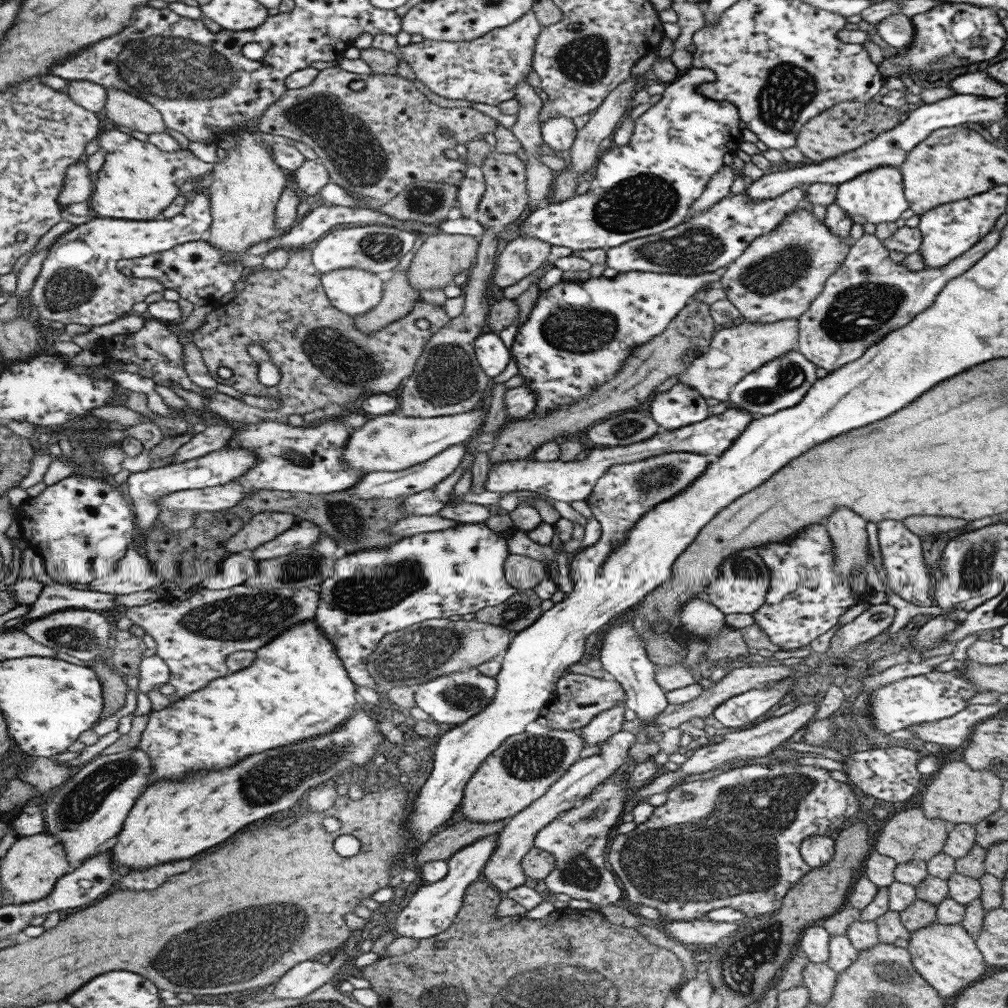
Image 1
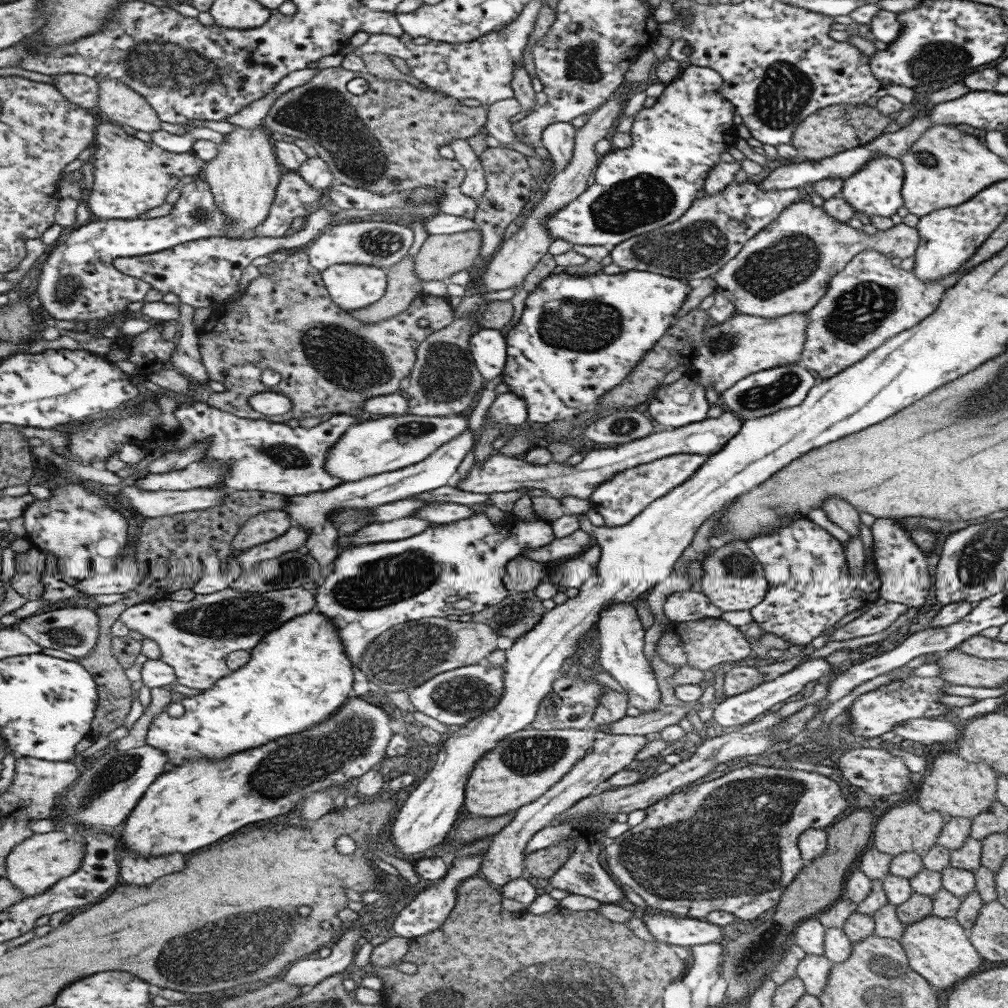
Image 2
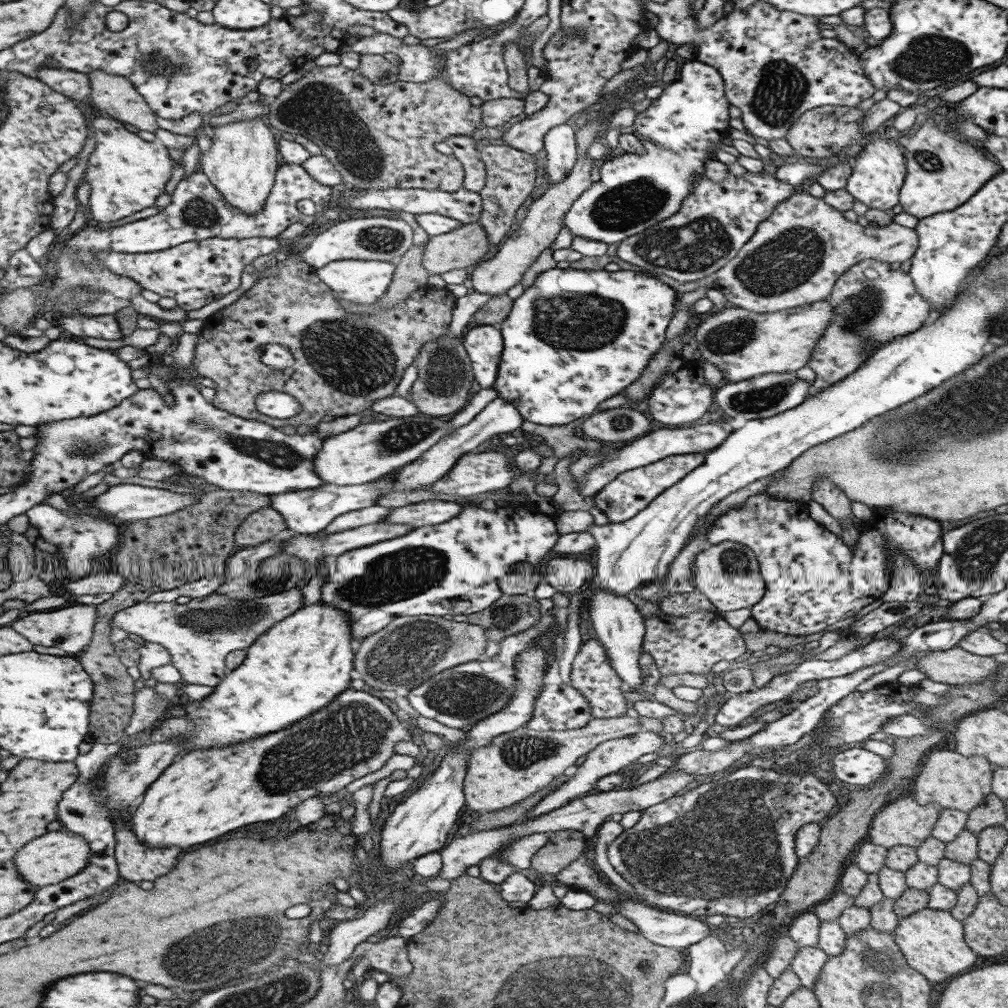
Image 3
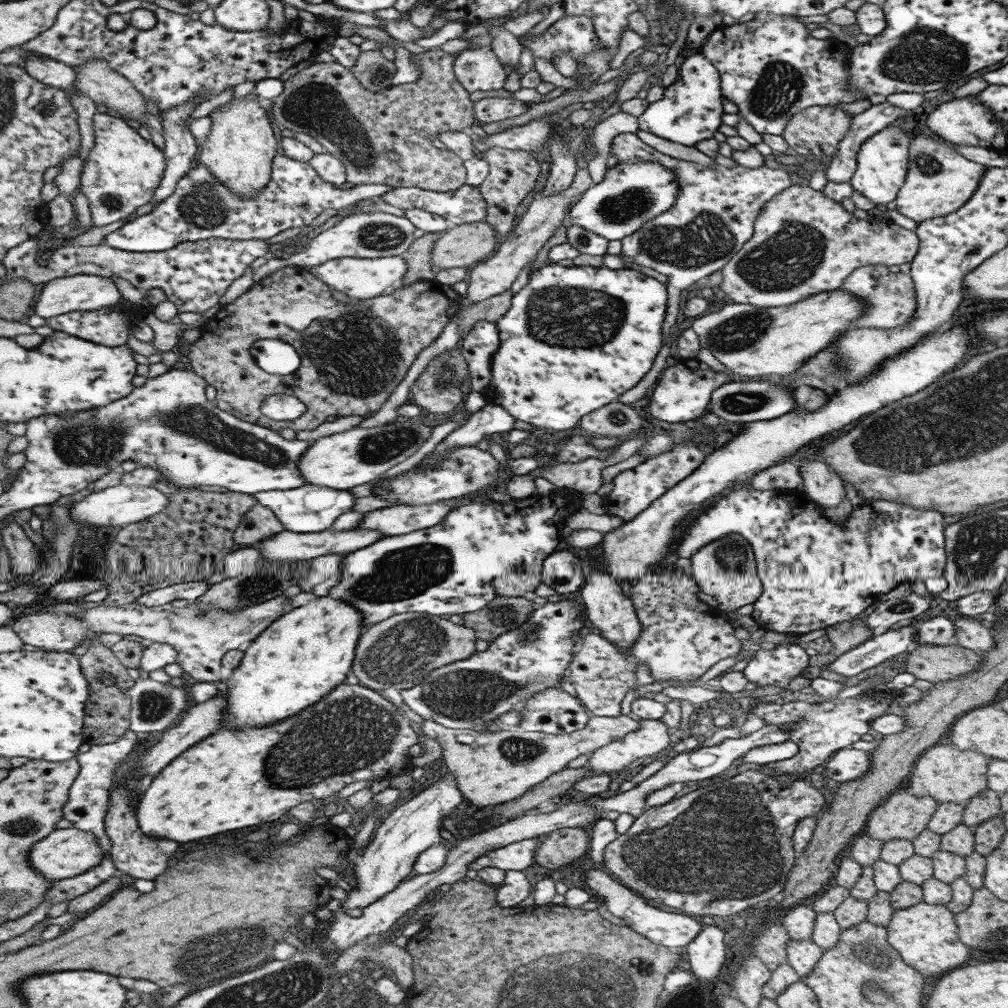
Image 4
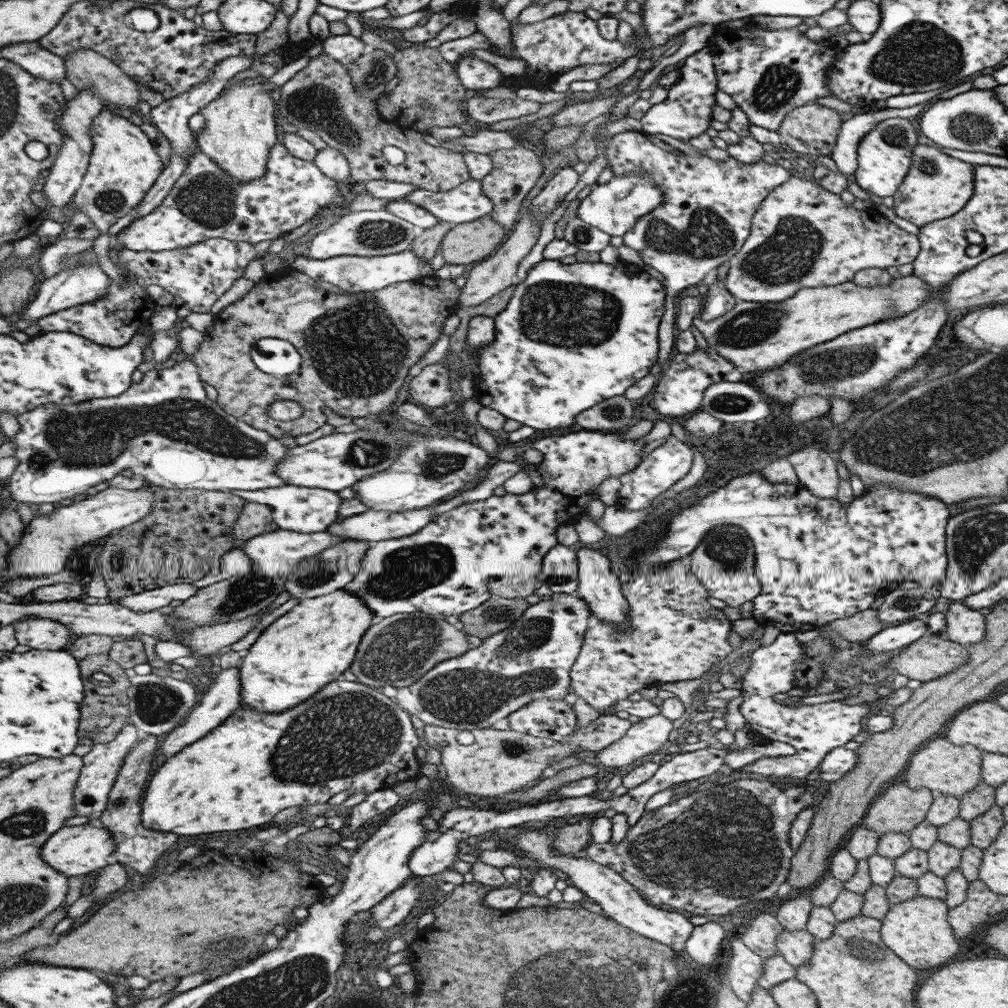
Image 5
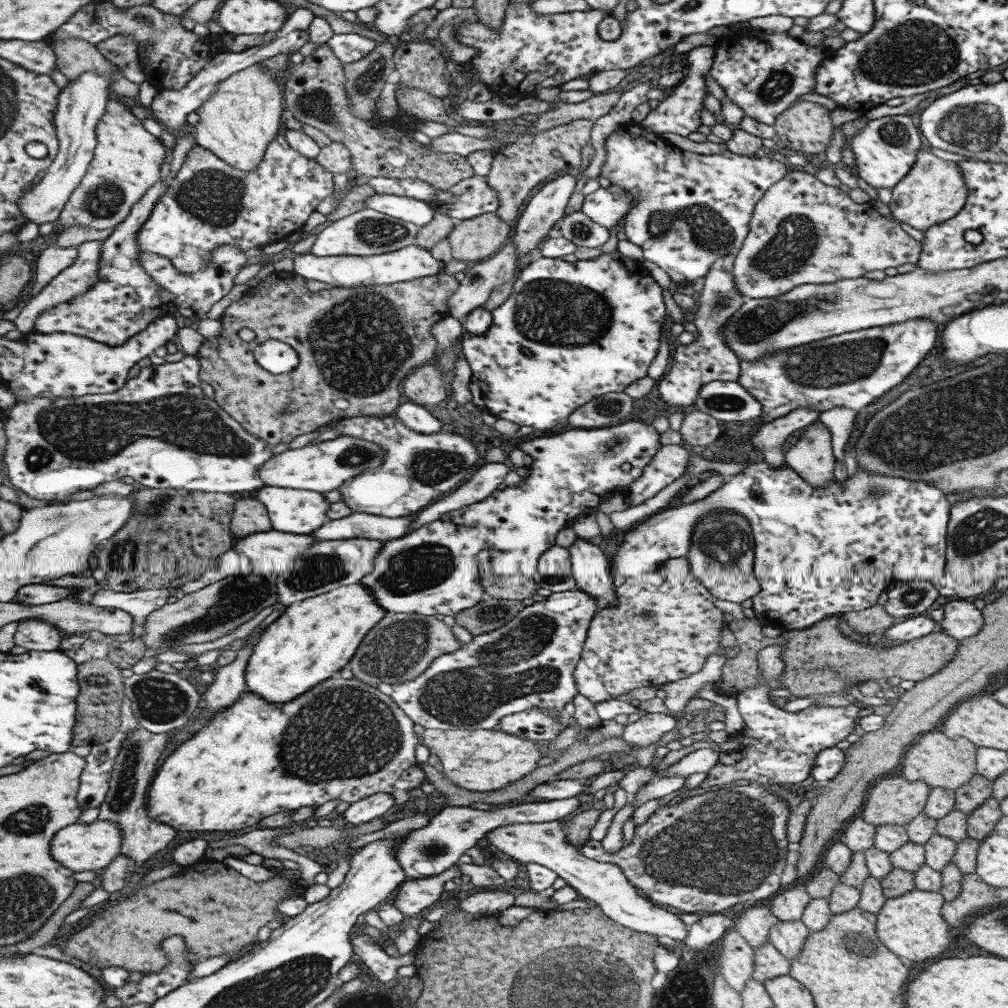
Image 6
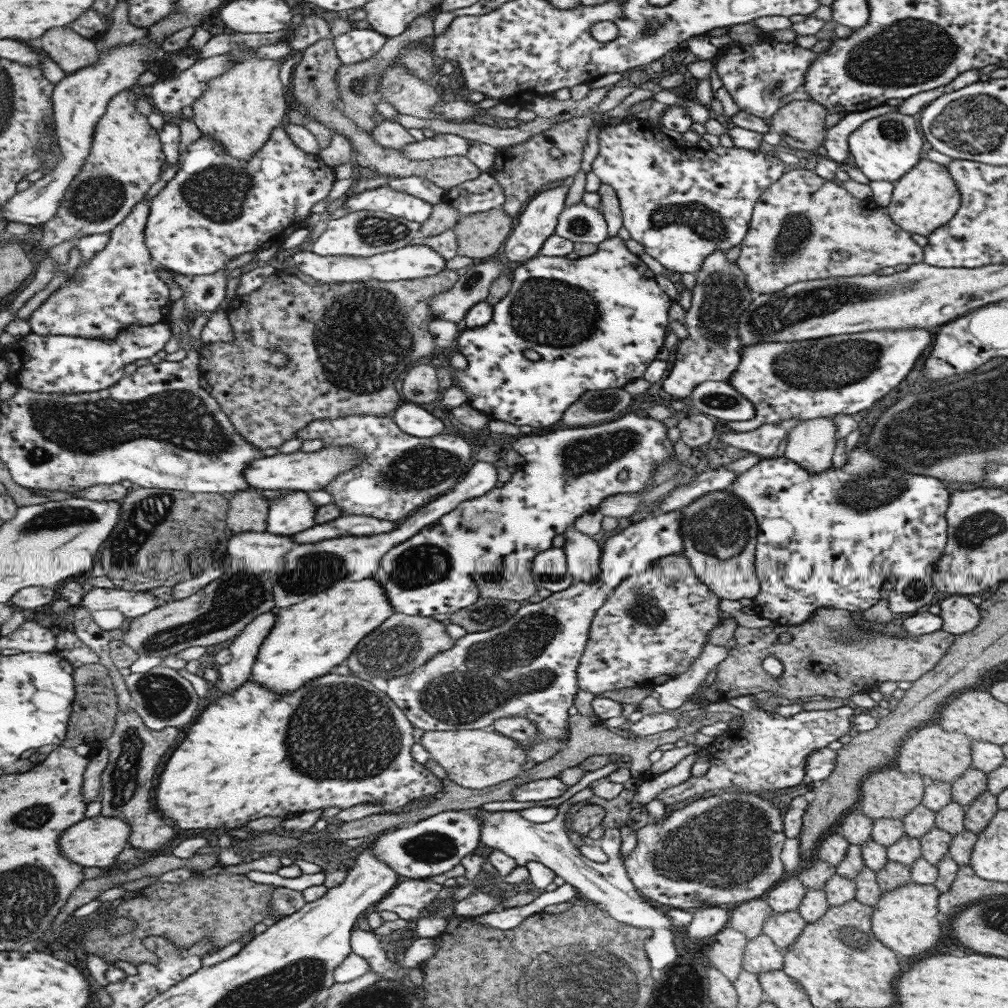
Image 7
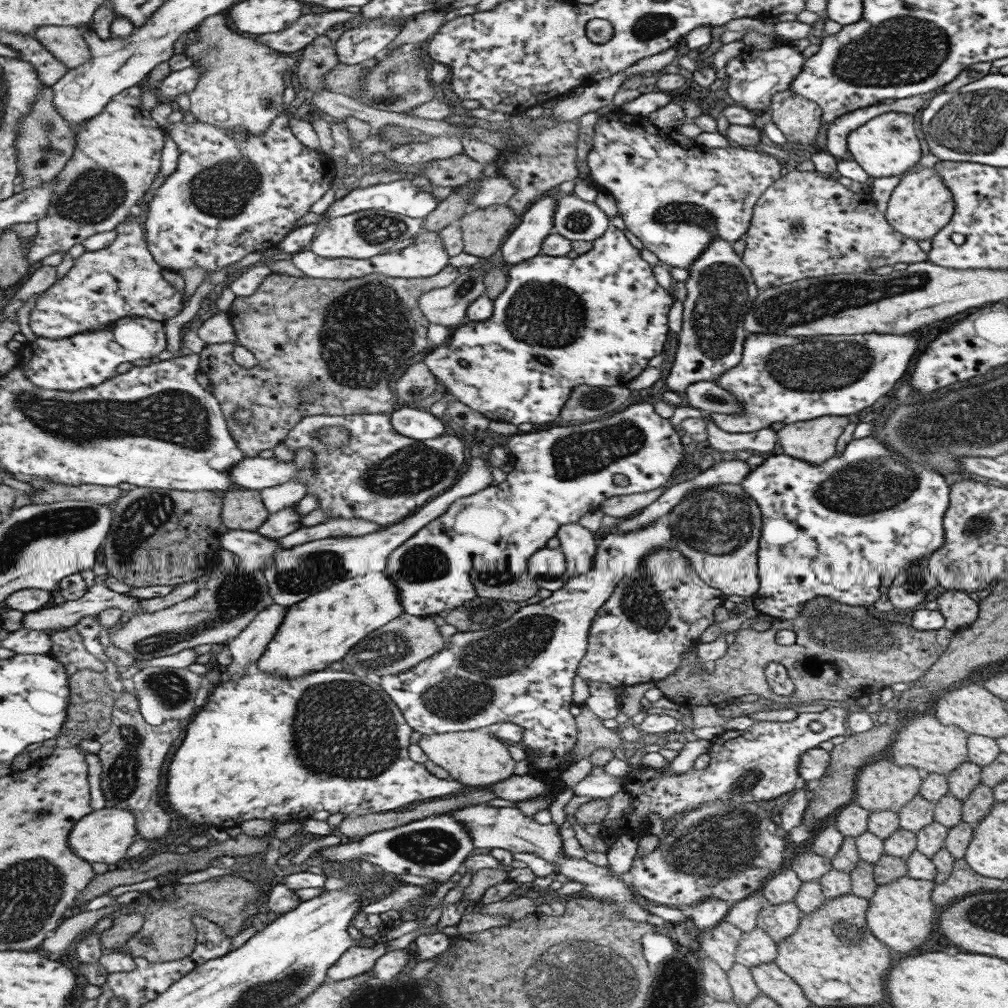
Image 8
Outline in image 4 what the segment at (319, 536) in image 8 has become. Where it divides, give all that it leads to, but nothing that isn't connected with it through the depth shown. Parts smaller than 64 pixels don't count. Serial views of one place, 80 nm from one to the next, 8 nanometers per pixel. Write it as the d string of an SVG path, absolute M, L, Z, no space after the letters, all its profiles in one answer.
M443 501L415 506L395 504L368 512L360 528L381 531L385 537L400 536L441 523L451 509Z

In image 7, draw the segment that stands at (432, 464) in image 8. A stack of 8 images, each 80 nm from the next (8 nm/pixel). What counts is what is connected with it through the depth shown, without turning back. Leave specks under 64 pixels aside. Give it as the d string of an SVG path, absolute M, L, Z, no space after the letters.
M353 415L350 417L339 417L339 418L318 418L313 422L310 422L310 425L307 425L305 428L298 430L296 434L298 438L301 440L323 440L325 443L325 447L331 446L354 446L359 453L362 452L364 454L364 459L351 470L343 471L333 482L330 482L324 490L329 494L333 495L333 504L335 504L340 510L342 516L349 516L350 514L363 514L365 516L374 517L380 520L393 521L395 523L402 522L405 518L410 516L412 513L417 512L419 508L423 505L429 504L434 500L435 497L441 496L443 493L447 492L449 489L454 488L454 484L463 476L463 472L471 466L471 461L473 460L471 457L471 448L469 444L462 438L462 436L454 436L451 434L437 434L432 436L431 438L417 438L416 436L411 436L410 434L405 434L398 425L394 422L394 419L388 415Z

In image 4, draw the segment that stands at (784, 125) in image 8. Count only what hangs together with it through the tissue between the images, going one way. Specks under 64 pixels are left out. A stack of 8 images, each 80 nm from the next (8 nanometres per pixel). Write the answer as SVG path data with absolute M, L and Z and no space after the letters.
M809 106L807 109L793 114L793 117L787 120L787 124L783 127L780 136L787 144L789 152L800 155L805 160L816 159L821 156L832 156L836 151L839 140L847 132L851 118L853 118L853 115L843 112L841 108Z

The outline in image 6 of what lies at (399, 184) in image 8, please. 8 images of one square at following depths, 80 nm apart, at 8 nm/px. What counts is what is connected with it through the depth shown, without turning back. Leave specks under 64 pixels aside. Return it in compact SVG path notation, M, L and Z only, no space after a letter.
M373 193L366 198L366 206L390 214L392 217L417 225L426 225L432 219L432 208L414 197Z

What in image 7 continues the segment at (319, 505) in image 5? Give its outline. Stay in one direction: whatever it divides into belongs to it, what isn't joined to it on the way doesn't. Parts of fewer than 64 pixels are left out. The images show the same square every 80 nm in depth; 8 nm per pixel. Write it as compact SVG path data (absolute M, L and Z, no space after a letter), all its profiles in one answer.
M288 491L280 498L269 500L269 504L269 528L266 532L291 537L317 526L315 514L319 506L310 500L308 492Z

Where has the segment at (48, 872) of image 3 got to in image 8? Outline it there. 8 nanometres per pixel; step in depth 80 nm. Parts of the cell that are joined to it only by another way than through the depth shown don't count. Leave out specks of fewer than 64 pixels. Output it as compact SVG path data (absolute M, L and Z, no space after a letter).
M106 806L93 811L75 825L70 834L70 845L81 858L91 862L115 864L126 858L129 849L139 838L137 817L127 809L111 809Z

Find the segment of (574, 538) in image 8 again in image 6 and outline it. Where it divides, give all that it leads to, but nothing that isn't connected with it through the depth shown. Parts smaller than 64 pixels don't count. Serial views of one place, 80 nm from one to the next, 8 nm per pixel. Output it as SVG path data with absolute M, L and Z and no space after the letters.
M575 538L569 551L571 576L577 590L589 594L599 609L615 606L615 587L610 577L608 561L605 558L600 542L583 541Z

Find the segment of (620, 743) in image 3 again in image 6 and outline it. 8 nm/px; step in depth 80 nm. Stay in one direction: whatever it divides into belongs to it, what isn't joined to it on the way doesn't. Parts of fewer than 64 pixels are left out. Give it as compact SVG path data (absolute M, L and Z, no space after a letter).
M643 713L632 723L627 723L621 738L633 746L644 747L655 742L662 734L669 732L677 723L671 715Z

